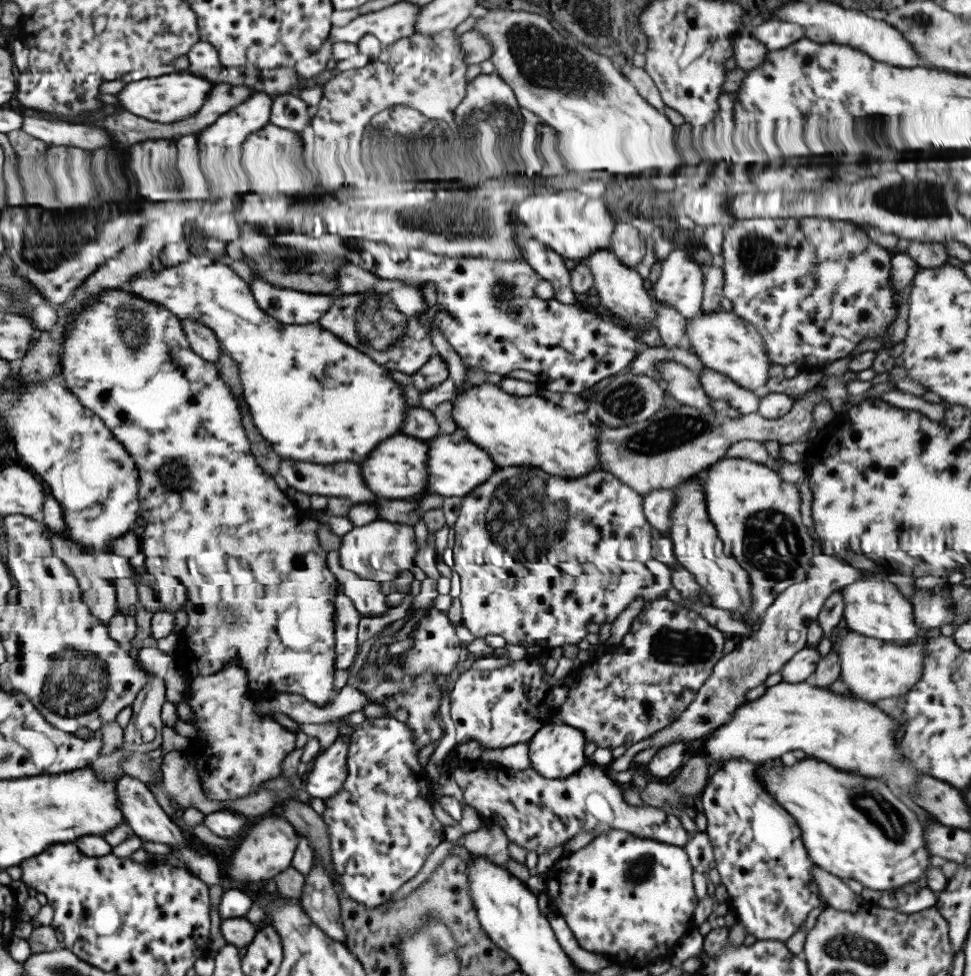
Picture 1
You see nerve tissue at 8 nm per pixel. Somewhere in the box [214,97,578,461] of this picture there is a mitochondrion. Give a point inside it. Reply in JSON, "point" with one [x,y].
{"point":[395,135]}

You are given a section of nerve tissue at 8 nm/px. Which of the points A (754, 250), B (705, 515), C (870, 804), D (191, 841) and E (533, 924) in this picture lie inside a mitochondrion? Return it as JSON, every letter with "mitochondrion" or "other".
{"A":"mitochondrion","B":"other","C":"mitochondrion","D":"other","E":"other"}

